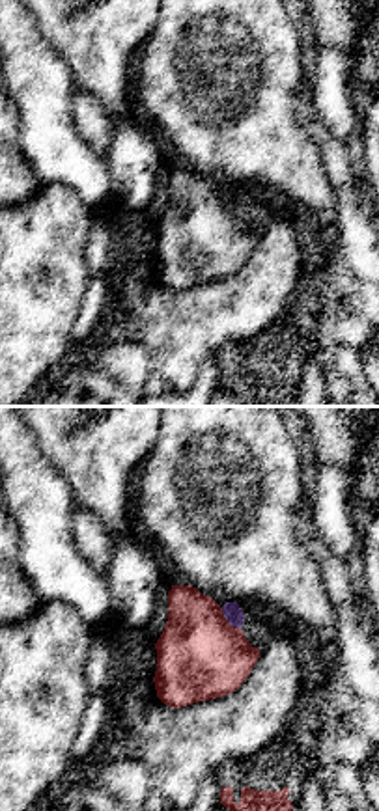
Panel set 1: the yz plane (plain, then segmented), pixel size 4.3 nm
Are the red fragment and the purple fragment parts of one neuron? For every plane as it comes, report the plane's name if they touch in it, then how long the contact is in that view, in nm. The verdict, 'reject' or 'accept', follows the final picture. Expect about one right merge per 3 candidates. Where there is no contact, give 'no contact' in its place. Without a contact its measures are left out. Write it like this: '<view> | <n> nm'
yz | 130 nm

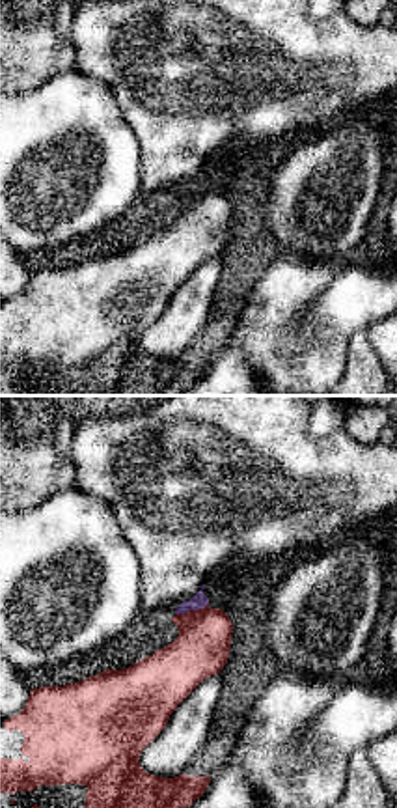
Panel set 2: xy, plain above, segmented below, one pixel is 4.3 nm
xy | 140 nm

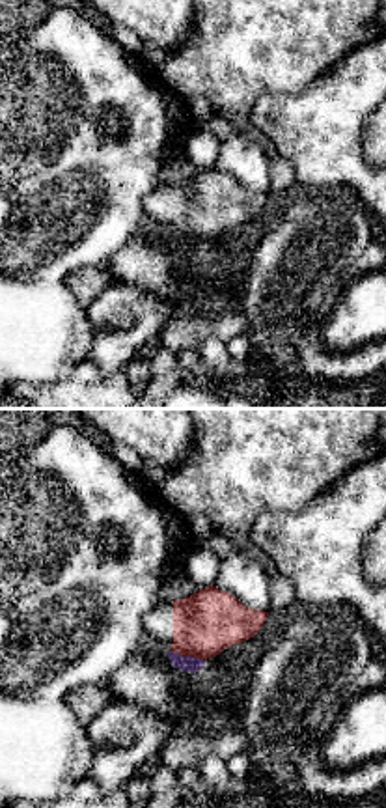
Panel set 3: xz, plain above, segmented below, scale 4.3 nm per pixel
xz | 160 nm

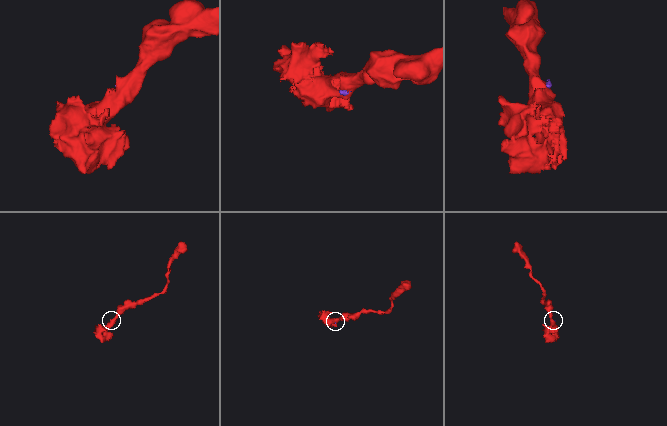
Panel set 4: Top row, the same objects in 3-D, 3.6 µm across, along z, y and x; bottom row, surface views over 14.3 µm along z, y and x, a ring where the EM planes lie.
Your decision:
reject

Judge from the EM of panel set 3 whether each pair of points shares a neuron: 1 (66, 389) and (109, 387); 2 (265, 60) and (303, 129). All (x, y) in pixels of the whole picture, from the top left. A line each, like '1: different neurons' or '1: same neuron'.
1: same neuron
2: different neurons

